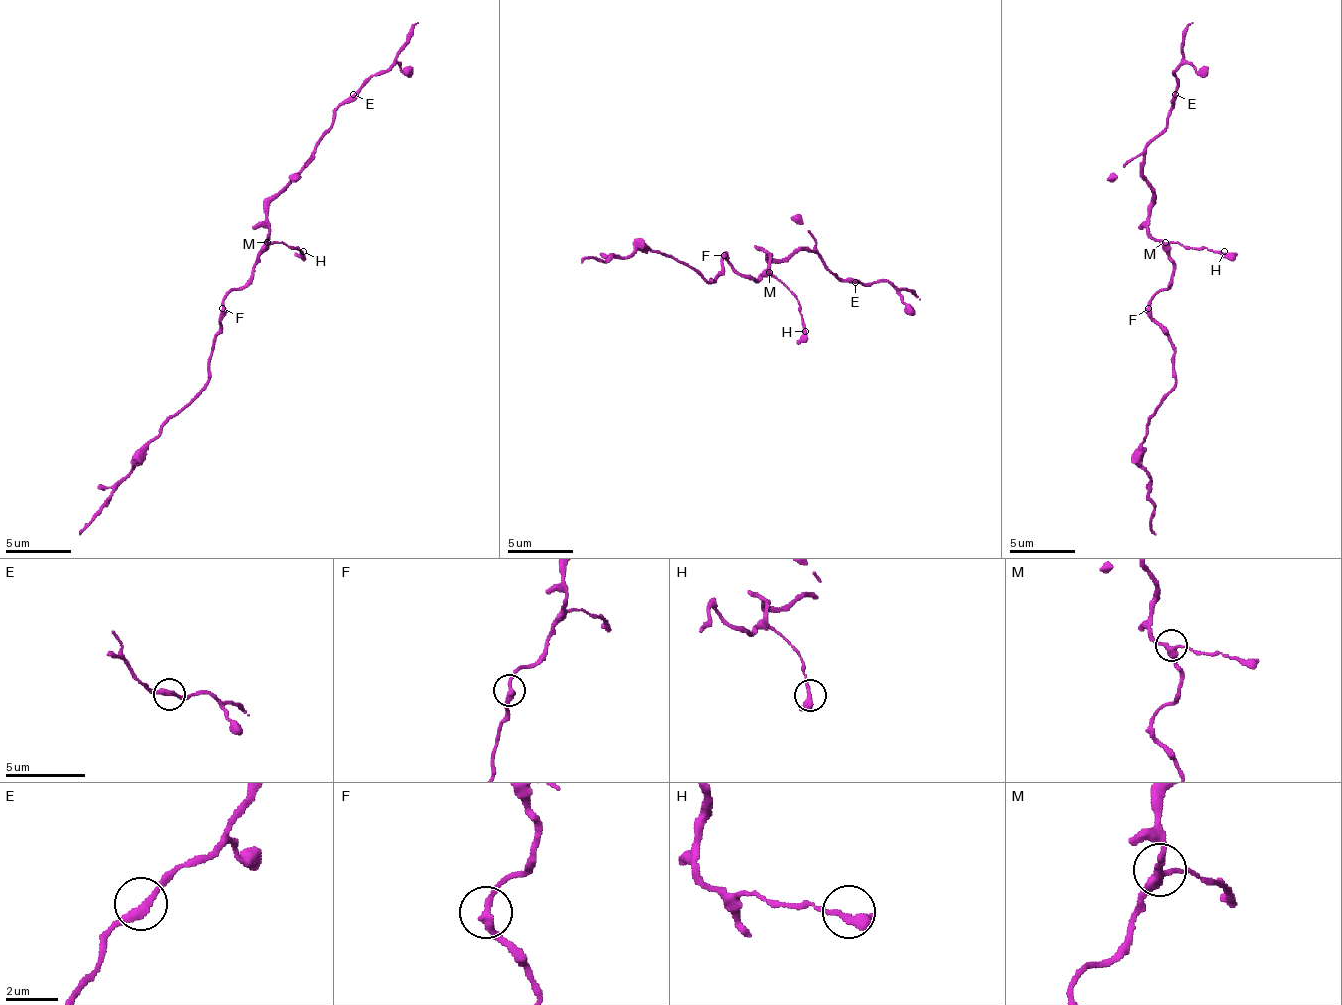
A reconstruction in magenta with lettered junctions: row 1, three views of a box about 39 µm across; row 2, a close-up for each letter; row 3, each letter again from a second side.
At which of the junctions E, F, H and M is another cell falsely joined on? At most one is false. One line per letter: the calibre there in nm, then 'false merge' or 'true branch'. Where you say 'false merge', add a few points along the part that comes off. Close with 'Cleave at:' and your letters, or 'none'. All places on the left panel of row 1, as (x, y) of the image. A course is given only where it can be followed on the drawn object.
E: 300 nm thick; true branch
F: 280 nm thick; true branch
H: 320 nm thick; true branch
M: 300 nm thick; true branch
Cleave at: none

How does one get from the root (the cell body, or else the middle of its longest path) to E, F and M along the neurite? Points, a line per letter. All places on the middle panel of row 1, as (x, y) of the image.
E: (750, 279), (756, 279), (766, 269), (769, 256), (789, 259), (799, 249), (812, 249), (835, 275), (855, 282)
F: (750, 279), (740, 275), (723, 256)
M: (750, 279), (769, 272)

